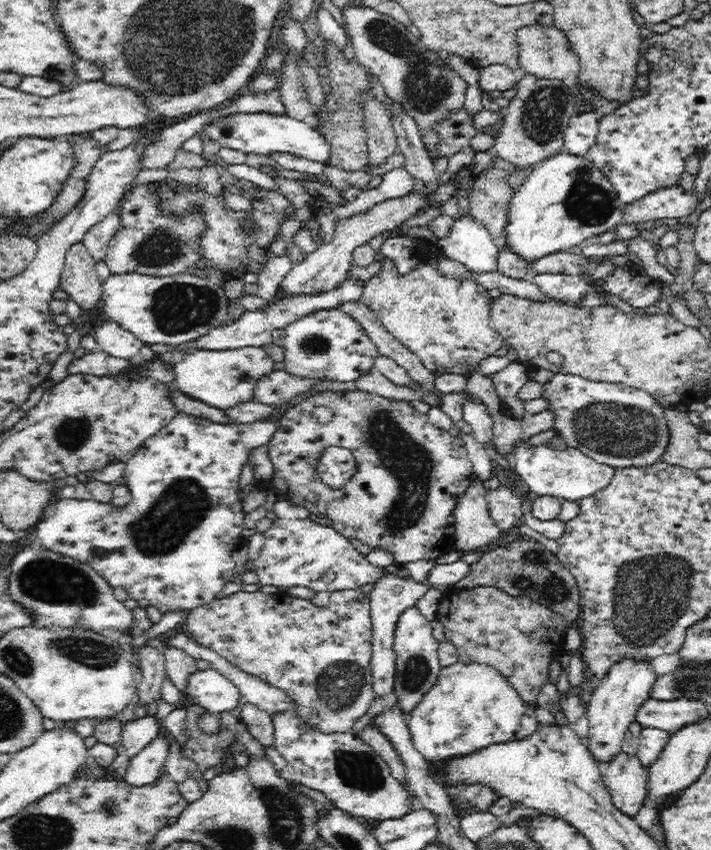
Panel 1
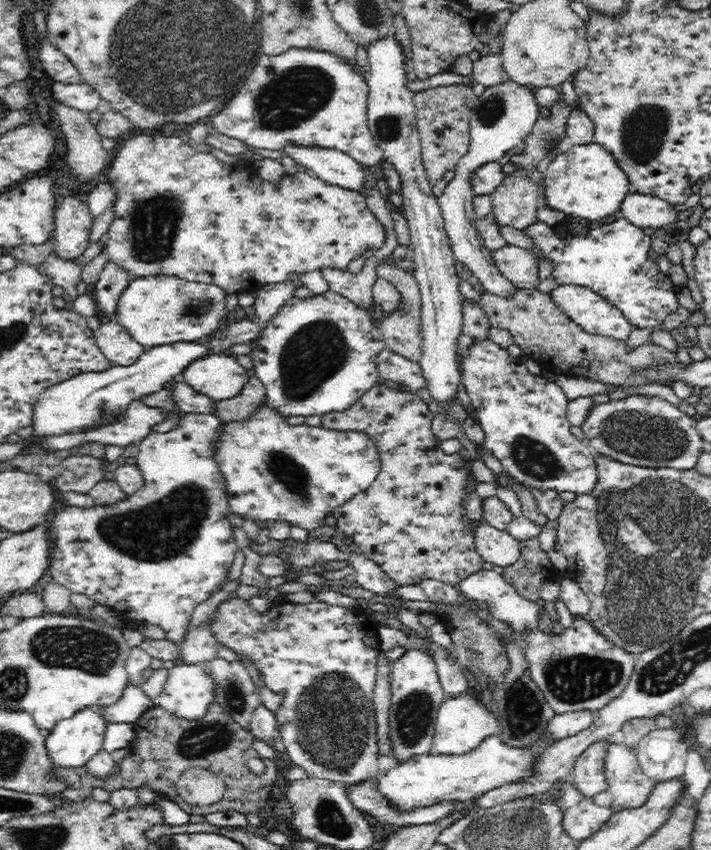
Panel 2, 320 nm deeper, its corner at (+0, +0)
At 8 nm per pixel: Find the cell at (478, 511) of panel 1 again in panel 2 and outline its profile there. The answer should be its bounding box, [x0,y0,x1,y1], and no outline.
[473,520,520,567]

